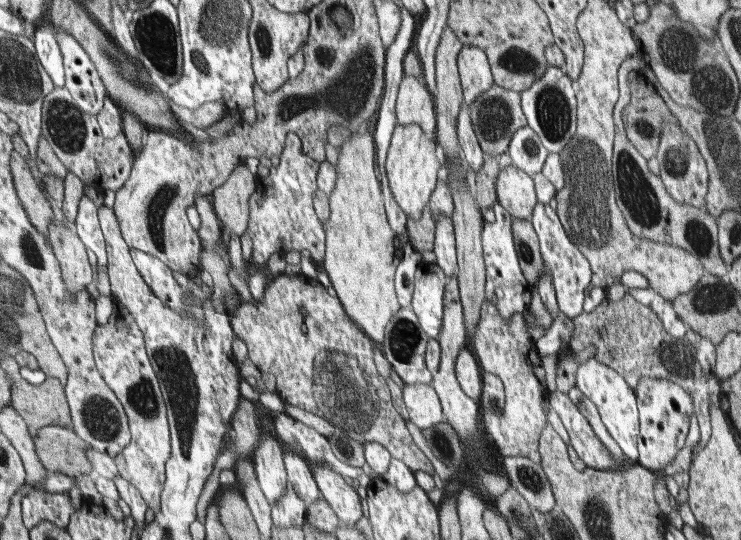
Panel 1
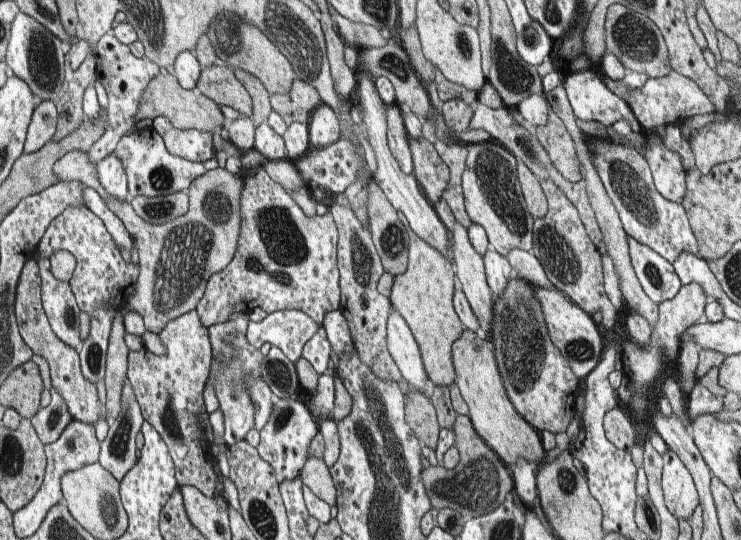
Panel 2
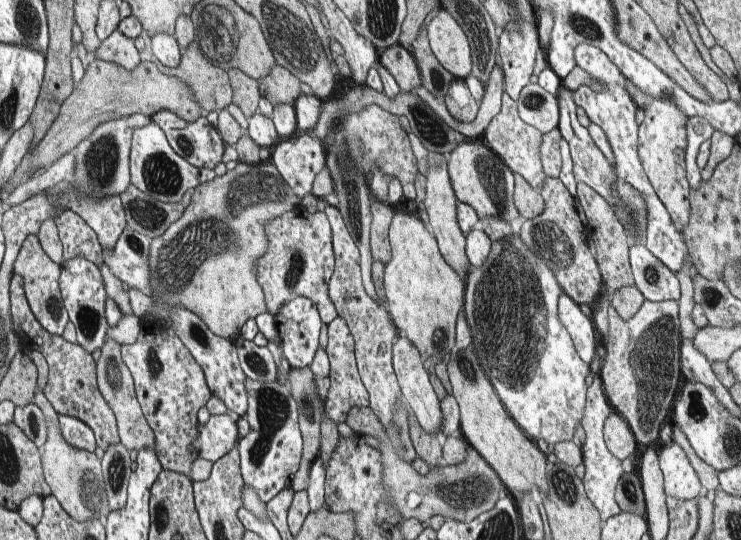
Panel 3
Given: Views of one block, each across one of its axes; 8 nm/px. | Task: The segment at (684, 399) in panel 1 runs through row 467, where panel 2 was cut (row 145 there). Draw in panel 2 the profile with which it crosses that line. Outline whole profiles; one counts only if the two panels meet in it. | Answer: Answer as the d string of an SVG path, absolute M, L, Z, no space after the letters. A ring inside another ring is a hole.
M654 134L647 136L646 140L649 143L642 150L642 154L652 169L657 192L667 201L682 203L682 198L687 193L688 177L680 162L680 156L676 154L676 150L672 152L670 148L666 148L664 142Z

